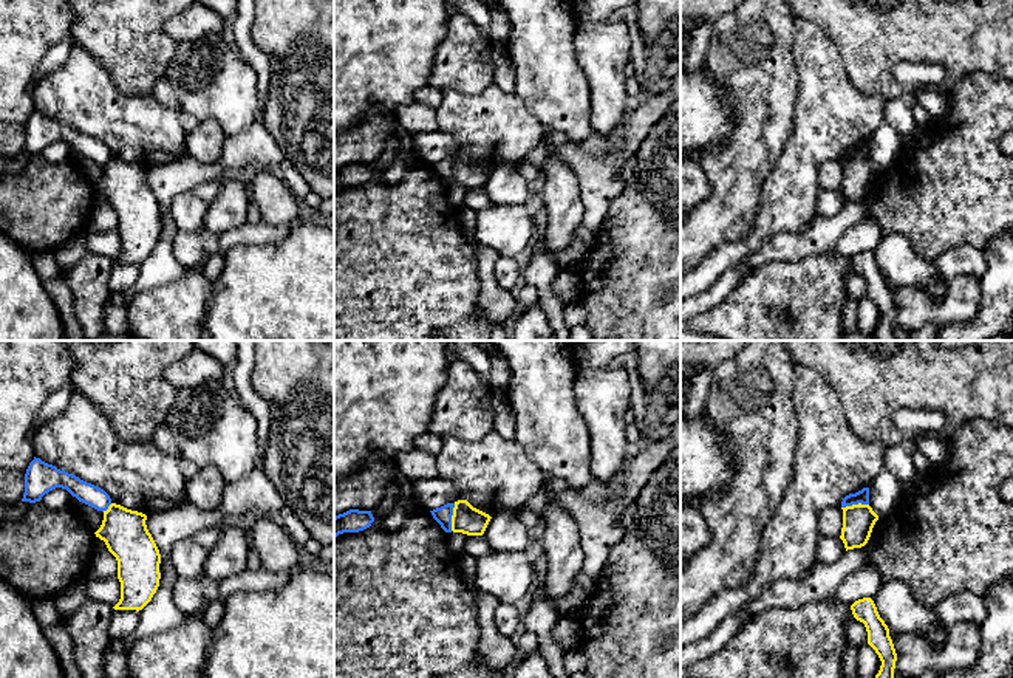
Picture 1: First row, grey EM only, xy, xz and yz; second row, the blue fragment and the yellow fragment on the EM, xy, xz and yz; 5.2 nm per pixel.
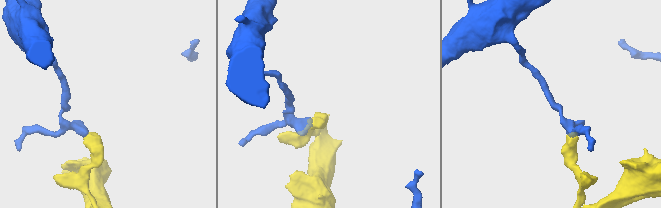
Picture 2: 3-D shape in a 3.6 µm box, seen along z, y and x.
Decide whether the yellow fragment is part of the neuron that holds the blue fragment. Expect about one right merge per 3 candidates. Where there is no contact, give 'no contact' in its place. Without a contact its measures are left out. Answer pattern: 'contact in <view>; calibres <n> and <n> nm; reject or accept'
contact in xz; calibres 90 and 150 nm; reject

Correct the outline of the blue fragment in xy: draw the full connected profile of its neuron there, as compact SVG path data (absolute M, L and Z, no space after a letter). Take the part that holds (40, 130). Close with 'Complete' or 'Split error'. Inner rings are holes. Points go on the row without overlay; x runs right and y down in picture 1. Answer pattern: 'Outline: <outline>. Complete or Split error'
Outline: M34 110L25 127L22 155L40 155L45 147L56 141L67 142L79 155L102 166L111 158L111 152L104 142Z. Complete

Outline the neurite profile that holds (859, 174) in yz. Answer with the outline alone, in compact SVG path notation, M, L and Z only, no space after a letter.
M852 158L843 163L843 181L840 192L844 197L846 204L861 201L868 197L872 181L878 173L878 169L869 158Z

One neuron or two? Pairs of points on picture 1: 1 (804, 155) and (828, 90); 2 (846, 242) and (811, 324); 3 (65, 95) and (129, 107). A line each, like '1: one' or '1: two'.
1: one
2: two
3: one

